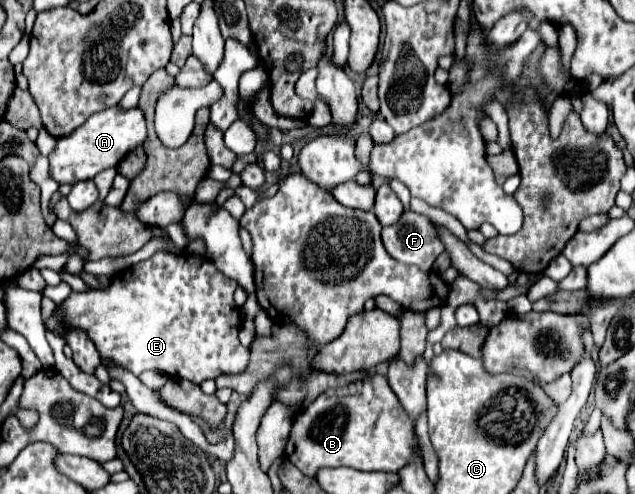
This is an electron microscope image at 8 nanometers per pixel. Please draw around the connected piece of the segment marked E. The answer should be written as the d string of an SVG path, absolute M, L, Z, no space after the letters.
M166 251L154 253L150 259L124 269L114 277L108 289L92 289L88 293L72 293L60 307L56 315L52 315L44 327L66 339L68 331L82 329L88 339L96 345L102 363L108 365L108 359L122 369L140 375L148 369L158 369L170 377L188 379L192 383L202 383L204 379L216 379L224 373L240 373L246 369L250 351L240 345L238 329L240 329L240 309L236 307L232 295L238 283L224 277L214 263L206 261L206 257L198 255L170 255Z

